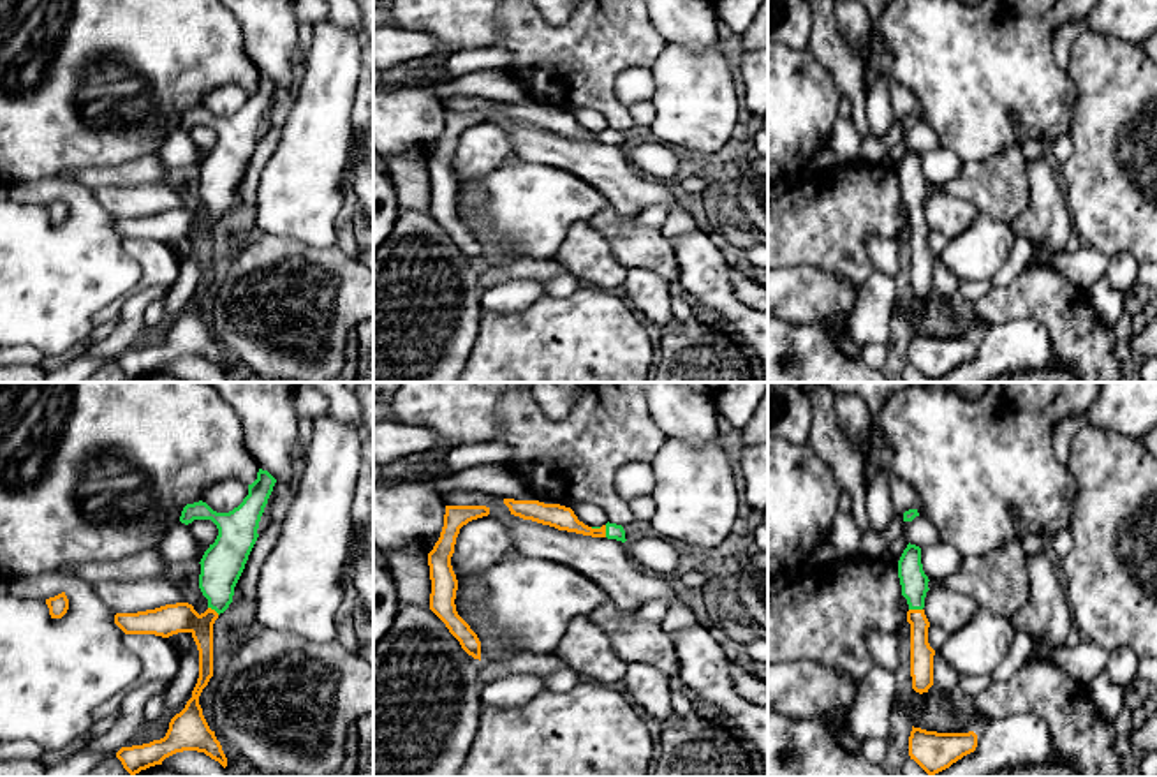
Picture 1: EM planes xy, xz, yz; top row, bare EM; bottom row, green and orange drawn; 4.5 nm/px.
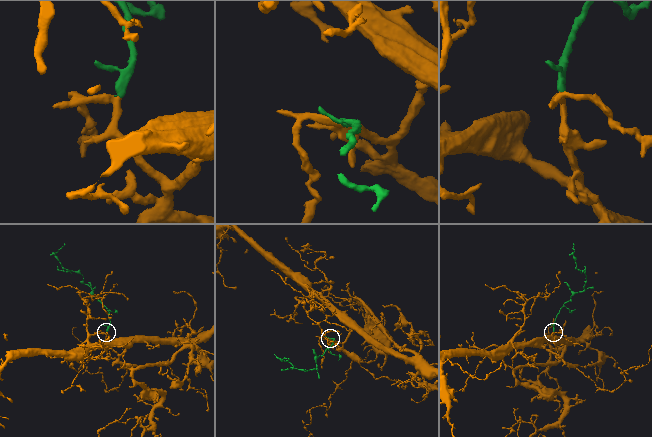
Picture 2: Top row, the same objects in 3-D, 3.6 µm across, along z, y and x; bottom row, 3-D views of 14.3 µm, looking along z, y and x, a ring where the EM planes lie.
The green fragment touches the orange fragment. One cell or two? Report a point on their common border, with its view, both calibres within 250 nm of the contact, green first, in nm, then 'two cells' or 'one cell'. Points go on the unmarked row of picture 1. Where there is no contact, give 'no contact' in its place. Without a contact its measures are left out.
yz (916, 214) | 130/110 nm | one cell

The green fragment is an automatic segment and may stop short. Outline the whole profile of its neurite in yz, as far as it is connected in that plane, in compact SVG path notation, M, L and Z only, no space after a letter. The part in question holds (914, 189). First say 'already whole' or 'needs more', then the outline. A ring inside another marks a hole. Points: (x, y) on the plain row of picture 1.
needs more; M907 150L898 166L898 183L902 201L907 204L907 227L910 229L910 282L912 294L919 300L928 298L933 291L933 261L935 255L928 248L930 227L925 220L925 203L928 194L928 181L921 169L921 153Z

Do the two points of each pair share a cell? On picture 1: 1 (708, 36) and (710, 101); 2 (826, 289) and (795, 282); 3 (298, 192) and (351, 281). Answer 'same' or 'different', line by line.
1: different
2: same
3: different

